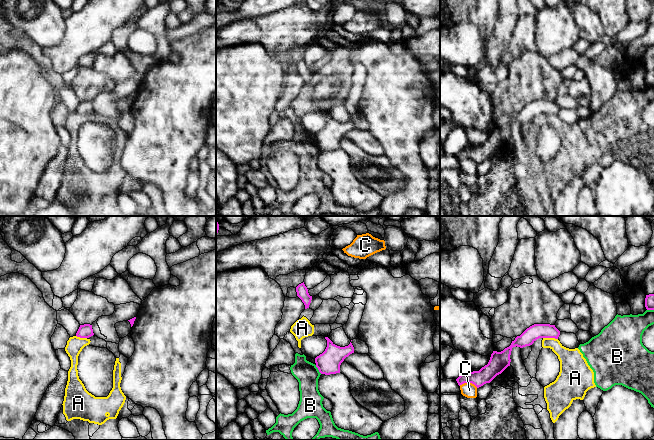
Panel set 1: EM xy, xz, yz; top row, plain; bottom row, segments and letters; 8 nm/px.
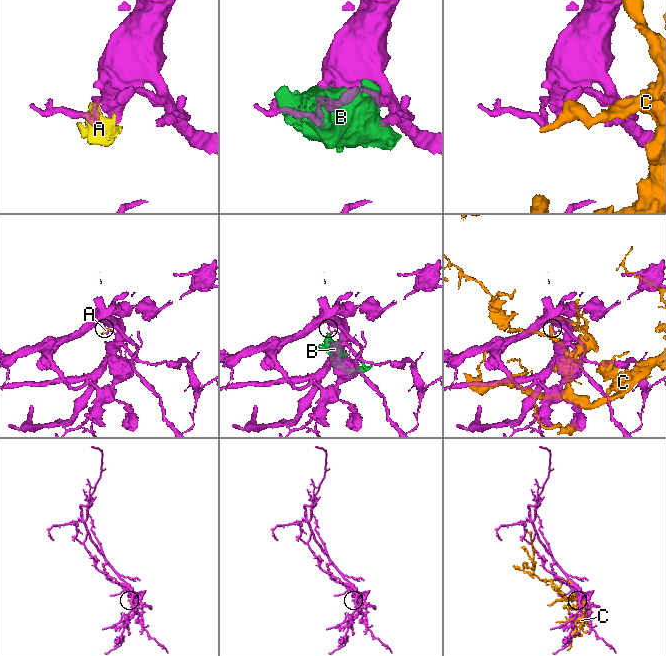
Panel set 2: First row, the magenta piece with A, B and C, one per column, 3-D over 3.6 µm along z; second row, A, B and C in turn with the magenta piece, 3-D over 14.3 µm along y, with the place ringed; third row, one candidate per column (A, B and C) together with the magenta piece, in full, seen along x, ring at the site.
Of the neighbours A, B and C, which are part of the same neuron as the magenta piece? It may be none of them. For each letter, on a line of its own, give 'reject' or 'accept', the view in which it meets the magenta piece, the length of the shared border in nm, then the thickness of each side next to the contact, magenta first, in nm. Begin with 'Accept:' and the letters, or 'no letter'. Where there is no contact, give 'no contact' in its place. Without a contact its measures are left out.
Accept: no letter
A: reject; meets magenta in yz; contact 120 nm long; 120 nm thick on the magenta side, 190 nm on the other
B: reject; meets magenta in xz; contact 90 nm long; 180 nm thick on the magenta side, 190 nm on the other
C: reject; meets magenta in yz; contact 150 nm long; 140 nm thick on the magenta side, 120 nm on the other

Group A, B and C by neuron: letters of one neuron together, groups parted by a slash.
A B / C

